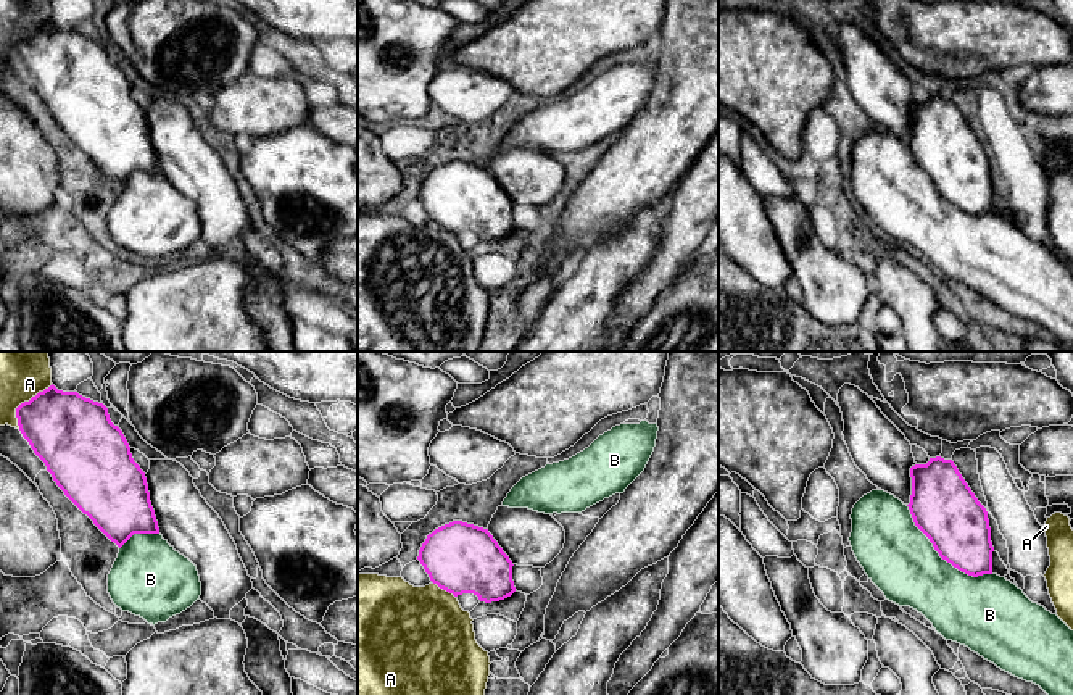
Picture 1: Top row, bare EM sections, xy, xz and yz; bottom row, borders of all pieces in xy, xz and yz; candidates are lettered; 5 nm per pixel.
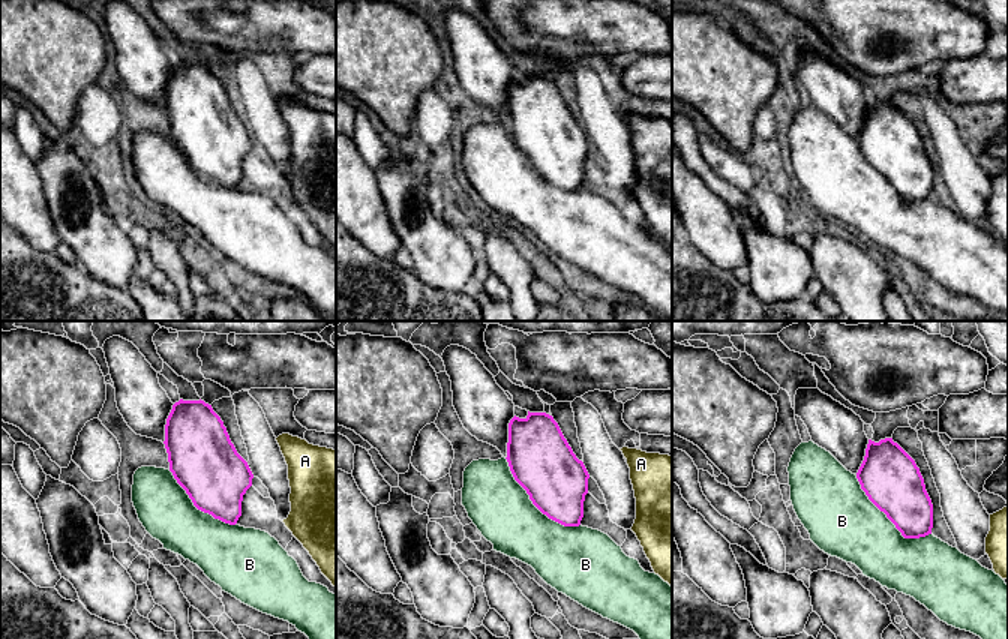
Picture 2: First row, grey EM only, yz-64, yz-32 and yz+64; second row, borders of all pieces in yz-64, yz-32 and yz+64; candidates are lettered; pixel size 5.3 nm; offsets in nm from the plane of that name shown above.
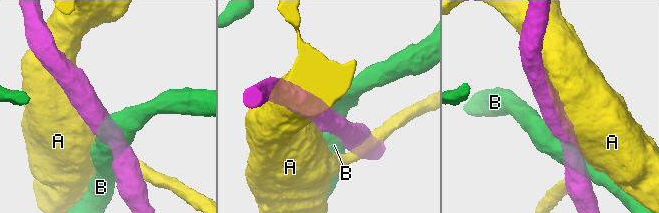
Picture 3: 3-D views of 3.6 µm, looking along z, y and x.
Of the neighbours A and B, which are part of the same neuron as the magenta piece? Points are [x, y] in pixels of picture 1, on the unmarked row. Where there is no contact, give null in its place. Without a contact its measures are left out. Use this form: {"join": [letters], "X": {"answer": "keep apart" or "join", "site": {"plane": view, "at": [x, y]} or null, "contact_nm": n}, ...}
{"join": [], "A": {"answer": "keep apart", "site": {"plane": "xy", "at": [24, 41]}, "contact_nm": 280}, "B": {"answer": "keep apart", "site": {"plane": "yz", "at": [941, 195]}, "contact_nm": 550}}

